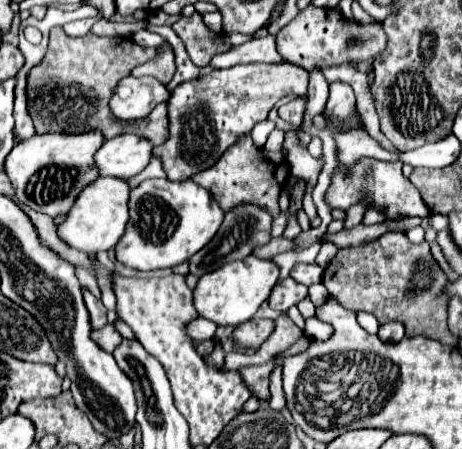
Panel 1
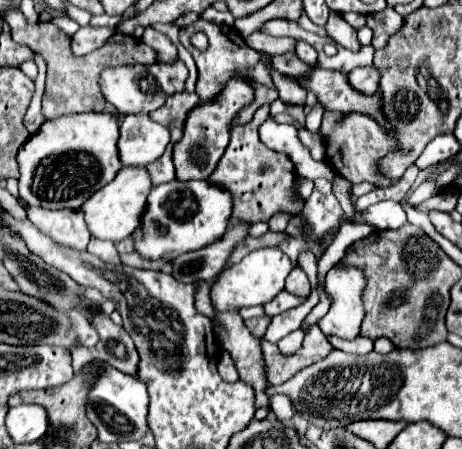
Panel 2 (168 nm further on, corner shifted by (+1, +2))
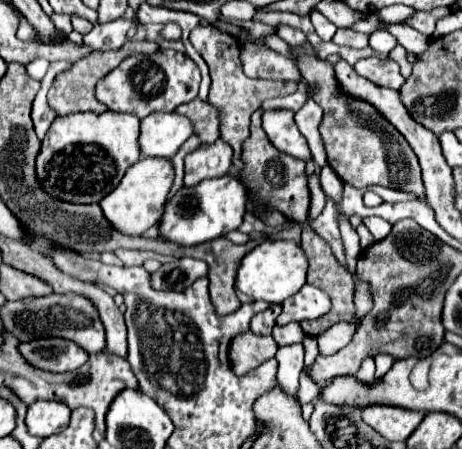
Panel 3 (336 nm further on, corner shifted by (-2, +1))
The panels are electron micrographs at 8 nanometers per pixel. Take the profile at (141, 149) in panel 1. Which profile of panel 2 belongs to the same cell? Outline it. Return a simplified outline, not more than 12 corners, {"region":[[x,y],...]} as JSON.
{"region":[[145,114],[121,122],[119,160],[147,166],[161,158],[169,130]]}

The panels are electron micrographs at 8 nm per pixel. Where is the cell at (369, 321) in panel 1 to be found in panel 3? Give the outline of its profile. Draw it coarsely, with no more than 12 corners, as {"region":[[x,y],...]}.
{"region":[[364,361],[356,375],[360,383],[374,385],[374,361]]}

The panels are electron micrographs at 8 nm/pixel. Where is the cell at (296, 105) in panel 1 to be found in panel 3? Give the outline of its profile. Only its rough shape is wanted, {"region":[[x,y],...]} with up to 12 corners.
{"region":[[242,41],[252,79],[300,81],[298,67],[262,43]]}

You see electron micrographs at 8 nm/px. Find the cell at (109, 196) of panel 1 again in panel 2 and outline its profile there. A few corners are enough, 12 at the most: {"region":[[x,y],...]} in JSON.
{"region":[[145,168],[119,176],[81,208],[91,236],[119,242],[139,226],[153,184]]}

